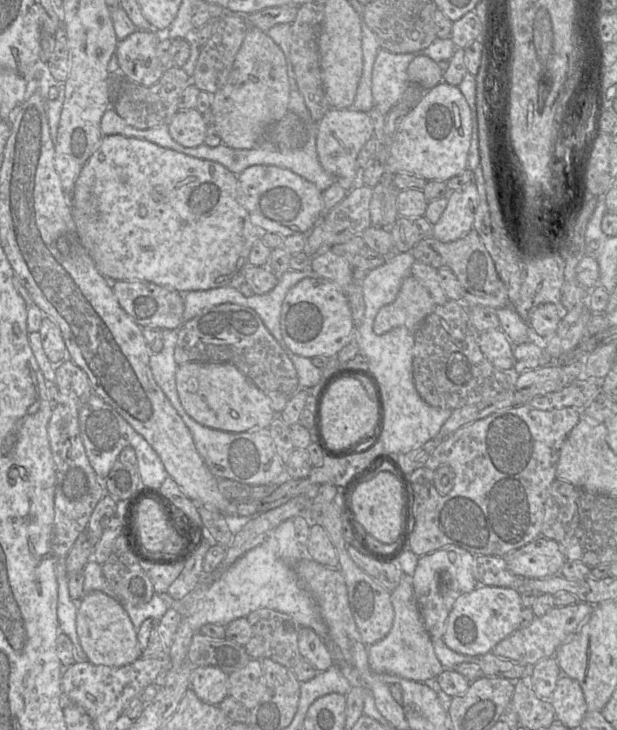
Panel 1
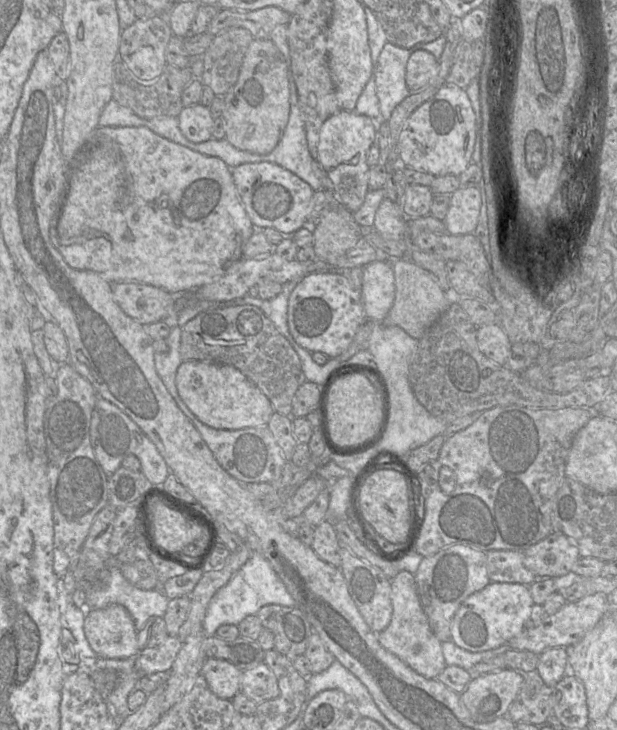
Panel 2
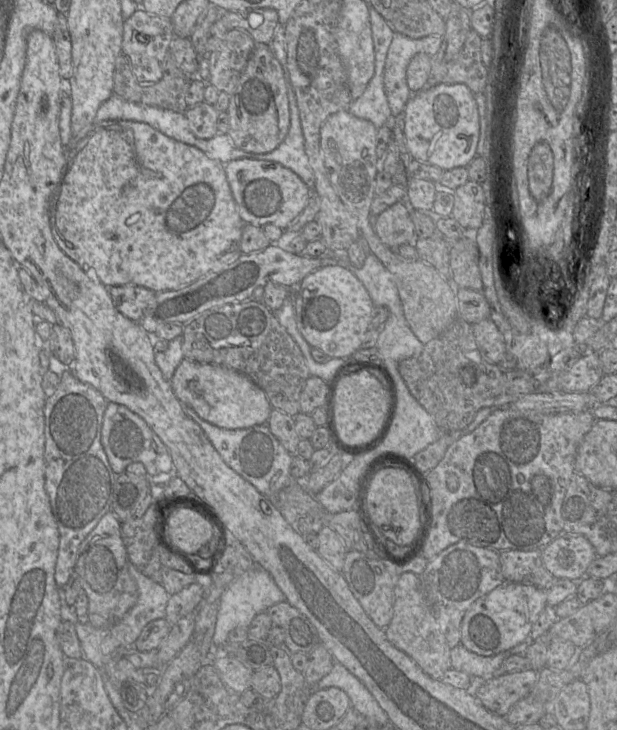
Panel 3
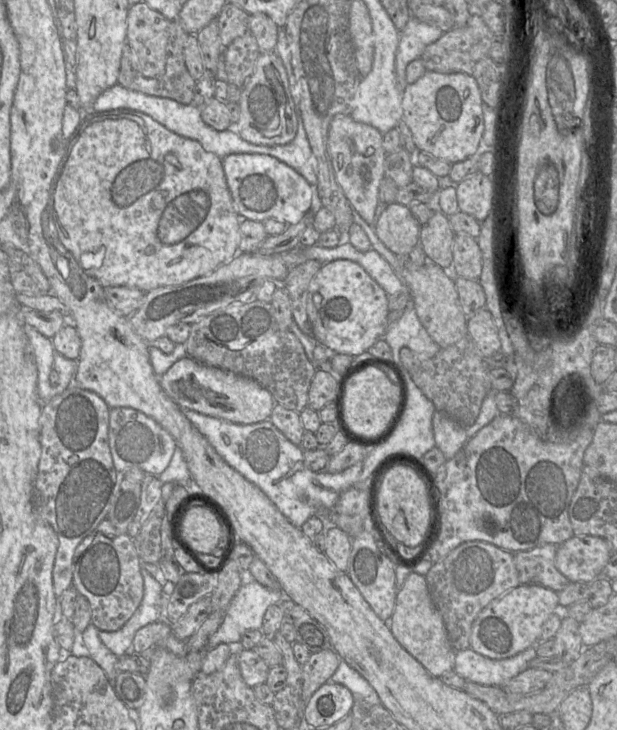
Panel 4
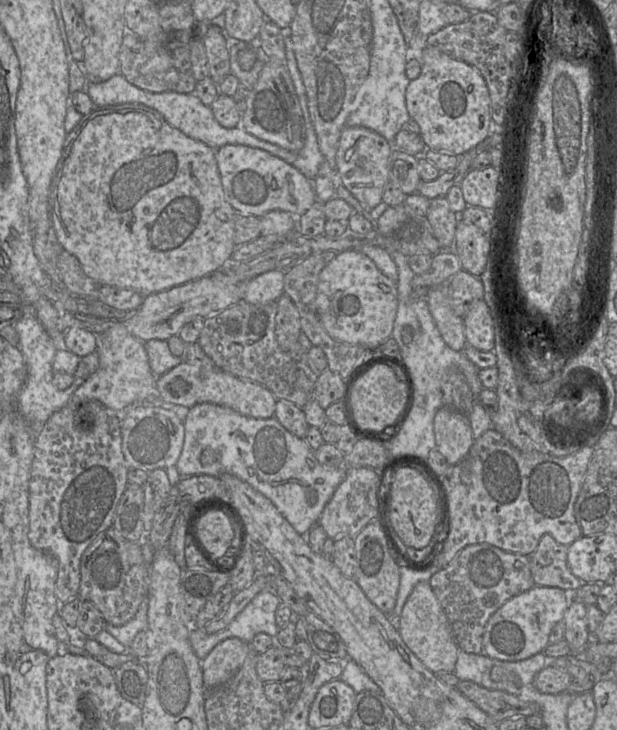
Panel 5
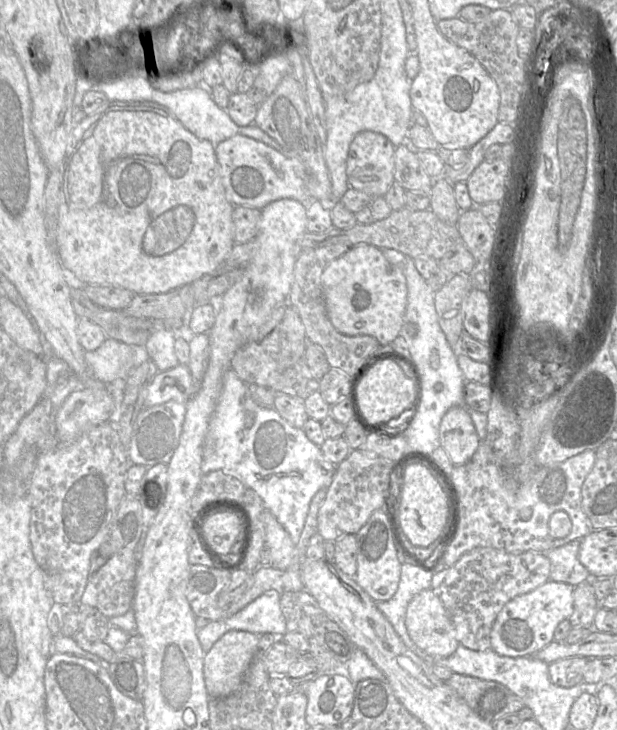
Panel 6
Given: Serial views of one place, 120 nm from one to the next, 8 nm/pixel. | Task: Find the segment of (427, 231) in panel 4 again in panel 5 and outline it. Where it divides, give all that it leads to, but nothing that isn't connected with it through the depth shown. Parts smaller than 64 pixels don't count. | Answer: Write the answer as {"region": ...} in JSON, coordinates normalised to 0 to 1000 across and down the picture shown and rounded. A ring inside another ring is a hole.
{"region":[[[723,270],[697,273],[690,300],[715,341],[733,341],[742,295],[729,286]]]}

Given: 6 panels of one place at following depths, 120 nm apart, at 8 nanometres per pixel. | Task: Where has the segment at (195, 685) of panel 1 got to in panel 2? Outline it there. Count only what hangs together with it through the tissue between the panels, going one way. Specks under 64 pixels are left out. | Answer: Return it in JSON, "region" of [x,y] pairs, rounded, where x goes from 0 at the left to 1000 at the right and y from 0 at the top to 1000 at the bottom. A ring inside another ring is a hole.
{"region":[[[334,903],[326,925],[352,955],[374,959],[389,948],[392,921],[365,904]]]}

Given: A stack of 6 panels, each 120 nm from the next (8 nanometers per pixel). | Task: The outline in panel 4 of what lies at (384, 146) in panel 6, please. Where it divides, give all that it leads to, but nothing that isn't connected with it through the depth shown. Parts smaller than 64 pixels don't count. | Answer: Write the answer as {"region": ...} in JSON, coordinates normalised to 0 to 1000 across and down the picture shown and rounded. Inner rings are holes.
{"region":[[[545,158],[535,167],[530,189],[530,208],[543,244],[571,285],[596,307],[606,310],[606,293],[614,277],[614,255],[624,241],[622,221],[627,214],[621,199],[621,184],[609,175],[574,166],[566,158]]]}

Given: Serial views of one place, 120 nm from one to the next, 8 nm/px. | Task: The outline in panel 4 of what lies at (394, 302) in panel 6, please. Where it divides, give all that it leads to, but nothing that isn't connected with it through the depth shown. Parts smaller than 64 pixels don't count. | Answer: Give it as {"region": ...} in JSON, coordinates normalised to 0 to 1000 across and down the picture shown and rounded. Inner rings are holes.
{"region":[[[546,355],[522,362],[501,390],[498,430],[514,470],[543,484],[585,488],[627,452],[629,404],[577,359]]]}

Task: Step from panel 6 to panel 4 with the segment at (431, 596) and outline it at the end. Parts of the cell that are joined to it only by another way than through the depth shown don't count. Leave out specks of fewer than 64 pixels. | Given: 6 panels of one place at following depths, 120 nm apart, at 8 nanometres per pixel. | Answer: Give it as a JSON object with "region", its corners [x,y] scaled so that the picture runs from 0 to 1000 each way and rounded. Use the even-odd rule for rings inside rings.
{"region":[[[666,784],[642,815],[635,844],[624,851],[645,881],[708,929],[736,916],[737,890],[726,874],[716,842],[707,833],[689,789]]]}

